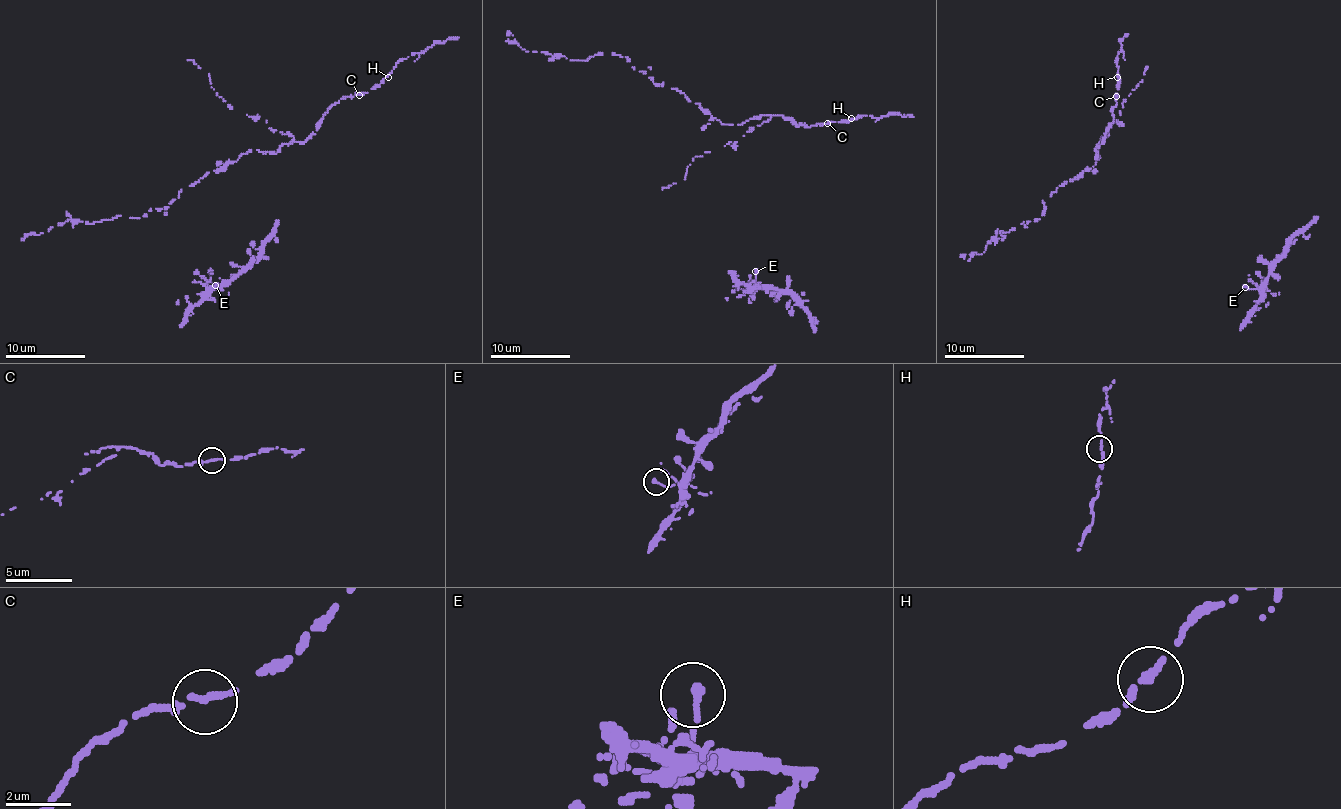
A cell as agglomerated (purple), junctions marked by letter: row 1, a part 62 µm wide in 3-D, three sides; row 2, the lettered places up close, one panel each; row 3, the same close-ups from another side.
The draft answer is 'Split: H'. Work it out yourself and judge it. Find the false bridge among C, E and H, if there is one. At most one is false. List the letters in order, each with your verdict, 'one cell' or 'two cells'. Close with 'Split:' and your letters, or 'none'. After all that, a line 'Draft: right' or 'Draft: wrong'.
C: one cell
E: one cell
H: one cell
Split: none
Draft: wrong

